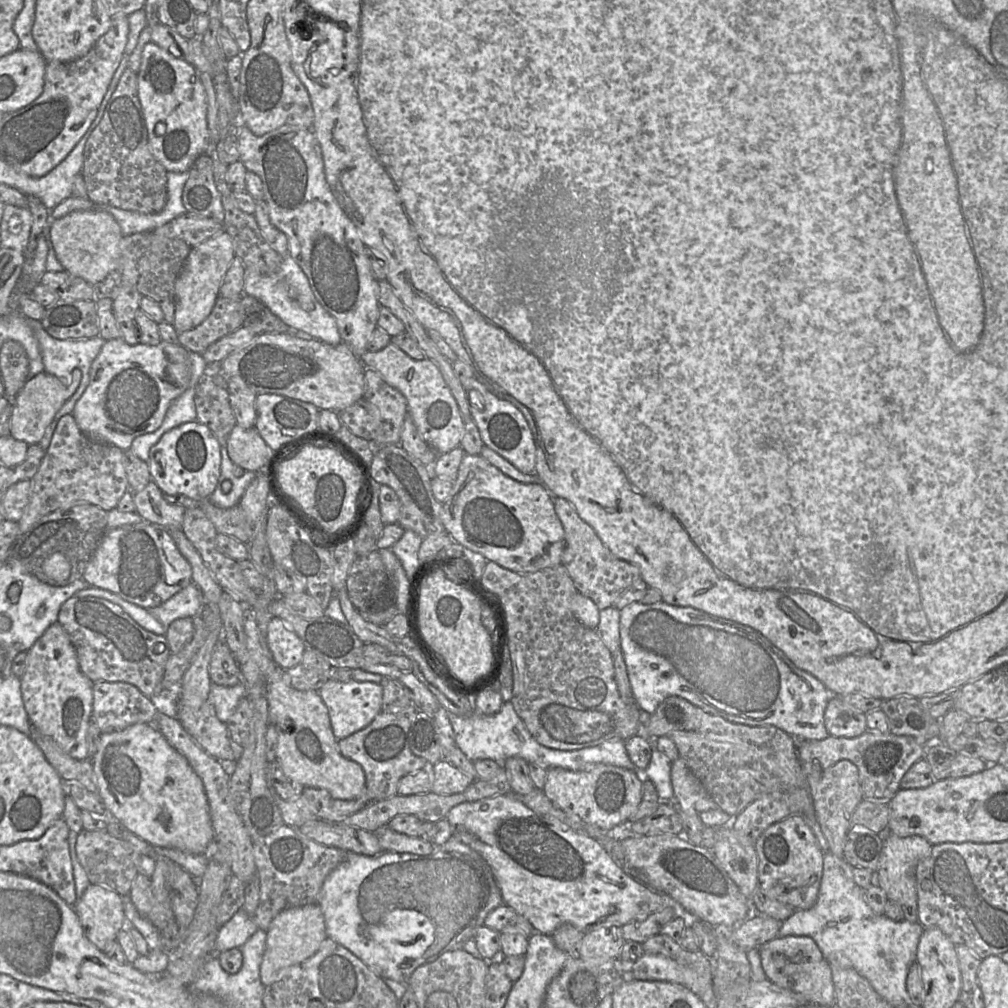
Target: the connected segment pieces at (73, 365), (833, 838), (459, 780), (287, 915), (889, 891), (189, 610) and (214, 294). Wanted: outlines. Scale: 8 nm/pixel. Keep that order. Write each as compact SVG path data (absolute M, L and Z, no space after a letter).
M27 320L32 332L38 343L38 348L42 357L42 362L44 365L44 371L48 375L56 377L64 385L69 386L72 383L78 383L77 389L73 395L63 404L63 406L56 413L53 421L47 427L43 439L40 443L42 450L46 450L50 444L53 432L55 430L58 420L65 415L71 415L75 407L76 402L83 394L89 383L89 370L94 361L94 359L99 354L102 346L105 344L105 340L100 337L95 337L91 339L78 339L78 340L58 340L52 338L42 327L40 321L37 320Z
M840 760L827 768L815 787L811 788L814 814L827 844L827 852L843 860L843 848L848 831L851 828L851 816L864 799L858 768L848 760Z
M445 760L435 763L432 773L433 785L431 792L438 795L461 793L474 781Z
M317 904L281 911L271 921L266 933L266 945L260 965L260 978L265 986L277 982L291 967L313 956L327 939L324 916Z
M887 830L887 832L884 833L884 843L879 866L877 870L874 871L874 884L885 891L888 900L894 901L902 907L905 920L912 923L917 923L918 921L915 867L920 860L931 853L932 846L933 845L923 837L900 837L895 834L889 834L889 830Z
M188 584L178 593L158 607L149 609L149 613L165 628L180 618L194 618L202 603L202 593L193 584Z
M226 232L192 246L174 288L175 315L172 326L178 333L198 326L207 318L219 297L223 279L235 258L233 240Z

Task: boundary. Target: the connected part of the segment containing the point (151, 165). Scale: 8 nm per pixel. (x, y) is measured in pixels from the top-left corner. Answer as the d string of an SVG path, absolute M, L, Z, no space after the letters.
M126 69L113 92L101 121L84 146L81 170L88 198L95 204L156 214L168 199L168 172L154 158L149 148L148 128L138 96L138 74Z

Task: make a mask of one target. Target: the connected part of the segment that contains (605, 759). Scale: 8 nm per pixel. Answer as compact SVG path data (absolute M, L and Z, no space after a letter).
M504 702L500 711L494 715L474 713L463 717L449 714L449 717L456 744L472 761L491 759L503 763L508 758L518 757L527 761L529 765L536 765L547 770L557 767L570 771L581 771L597 764L612 765L628 770L635 769L626 752L625 741L623 740L608 741L596 746L571 751L550 749L540 745L531 736L510 702Z

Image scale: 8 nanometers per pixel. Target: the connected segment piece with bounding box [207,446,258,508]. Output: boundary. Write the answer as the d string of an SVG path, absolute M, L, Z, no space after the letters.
M225 446L221 448L221 469L216 490L207 498L219 508L230 508L238 504L246 487L258 472L244 471L229 458Z

